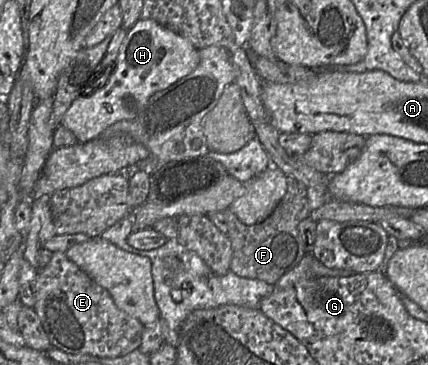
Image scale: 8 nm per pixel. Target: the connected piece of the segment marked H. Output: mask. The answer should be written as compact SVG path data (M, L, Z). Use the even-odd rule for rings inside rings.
M140 19L127 30L105 85L71 102L62 124L79 142L96 139L117 121L135 118L150 96L193 72L199 62L199 50L188 39L154 20Z

